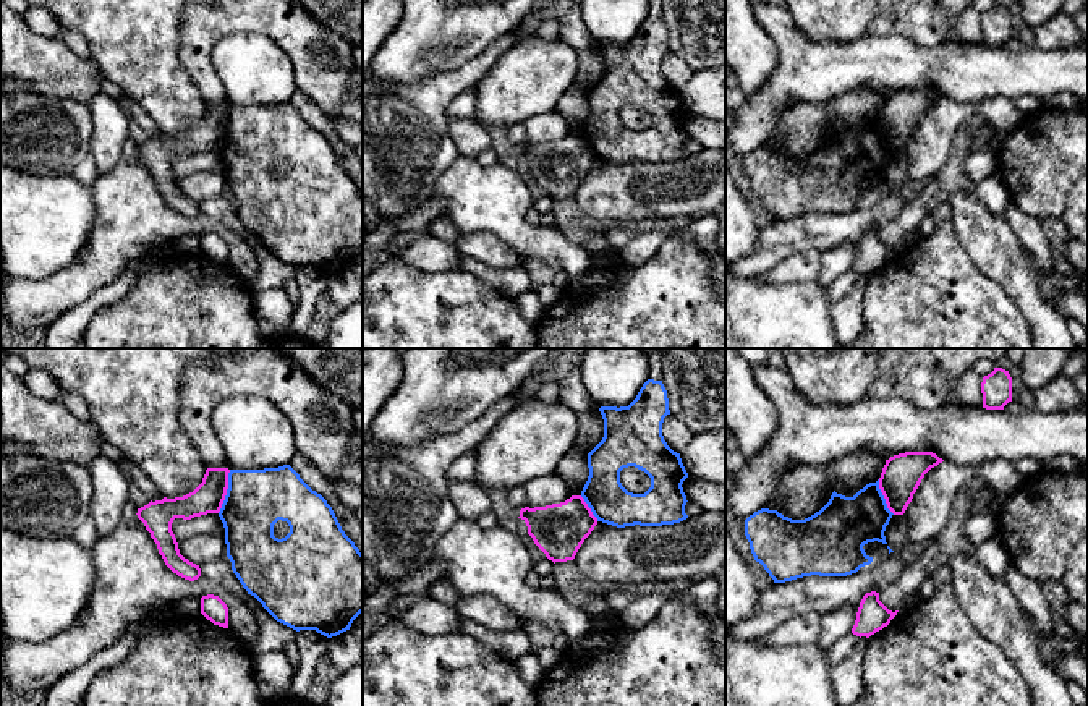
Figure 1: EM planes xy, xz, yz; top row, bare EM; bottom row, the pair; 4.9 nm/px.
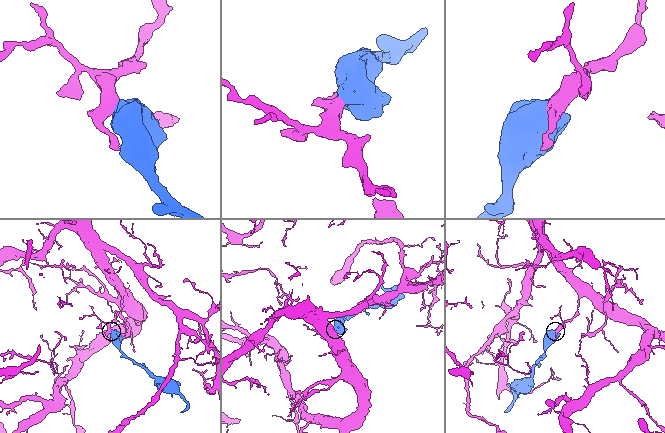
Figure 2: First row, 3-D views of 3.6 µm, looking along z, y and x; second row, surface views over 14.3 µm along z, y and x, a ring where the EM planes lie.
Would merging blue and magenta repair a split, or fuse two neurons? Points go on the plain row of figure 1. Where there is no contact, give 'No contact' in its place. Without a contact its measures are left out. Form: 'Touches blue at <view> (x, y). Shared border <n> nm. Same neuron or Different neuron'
Touches blue at xy (227, 128). Shared border 220 nm. Different neuron

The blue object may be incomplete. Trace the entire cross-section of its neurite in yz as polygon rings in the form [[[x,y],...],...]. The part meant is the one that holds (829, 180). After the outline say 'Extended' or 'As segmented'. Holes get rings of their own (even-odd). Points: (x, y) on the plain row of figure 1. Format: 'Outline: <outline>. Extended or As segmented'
Outline: [[[879,117],[866,121],[853,134],[832,130],[829,139],[805,157],[792,157],[777,147],[761,146],[745,157],[745,173],[751,191],[774,220],[785,220],[803,214],[847,214],[869,202],[863,183],[868,180],[886,180],[886,164],[892,155],[886,136],[879,126]]]. As segmented

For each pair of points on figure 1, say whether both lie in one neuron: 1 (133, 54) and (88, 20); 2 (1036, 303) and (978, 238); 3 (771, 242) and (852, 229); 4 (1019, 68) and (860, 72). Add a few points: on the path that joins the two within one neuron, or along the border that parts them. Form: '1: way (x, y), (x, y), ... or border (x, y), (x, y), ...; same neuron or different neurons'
1: way (122, 42), (99, 20); same neuron
2: way (1020, 287), (1014, 274), (994, 255); same neuron
3: way (790, 235), (805, 230), (832, 229); same neuron
4: way (980, 70), (899, 70); same neuron

